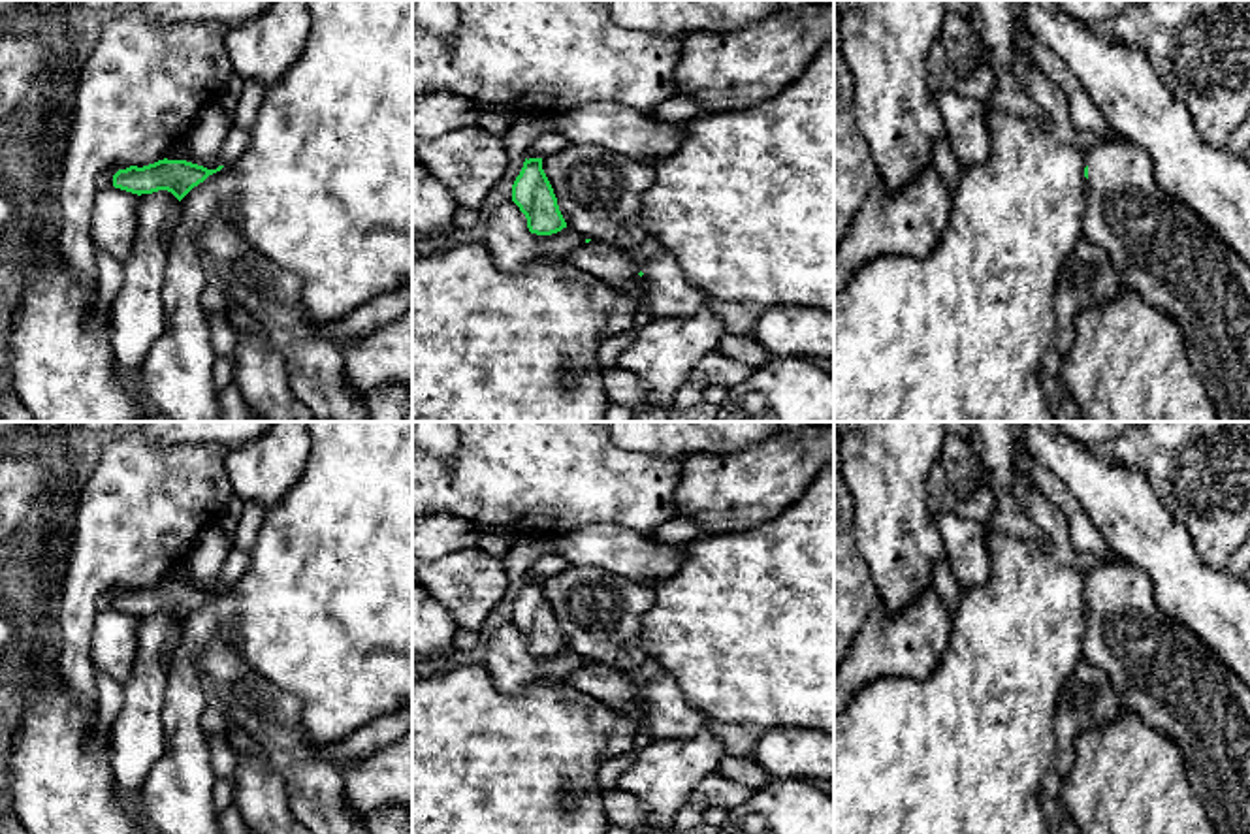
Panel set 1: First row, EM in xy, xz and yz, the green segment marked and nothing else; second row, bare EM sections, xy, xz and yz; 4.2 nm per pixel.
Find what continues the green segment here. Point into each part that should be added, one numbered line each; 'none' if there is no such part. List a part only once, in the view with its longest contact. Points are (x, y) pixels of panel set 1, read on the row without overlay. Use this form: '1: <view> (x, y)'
1: yz (1166, 674)

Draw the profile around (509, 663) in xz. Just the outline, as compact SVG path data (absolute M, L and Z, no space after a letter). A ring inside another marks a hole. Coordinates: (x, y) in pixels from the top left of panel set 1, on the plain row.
M505 623L486 642L484 666L501 693L512 693L533 683L565 683L585 659L569 648L552 657L537 657L514 623Z

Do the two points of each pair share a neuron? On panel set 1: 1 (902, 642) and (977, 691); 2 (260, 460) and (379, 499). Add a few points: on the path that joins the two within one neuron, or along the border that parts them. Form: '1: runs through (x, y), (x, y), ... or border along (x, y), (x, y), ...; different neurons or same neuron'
1: border along (951, 624), (947, 648), (927, 678), (893, 676); different neurons
2: border along (313, 441), (302, 477), (273, 507); different neurons

